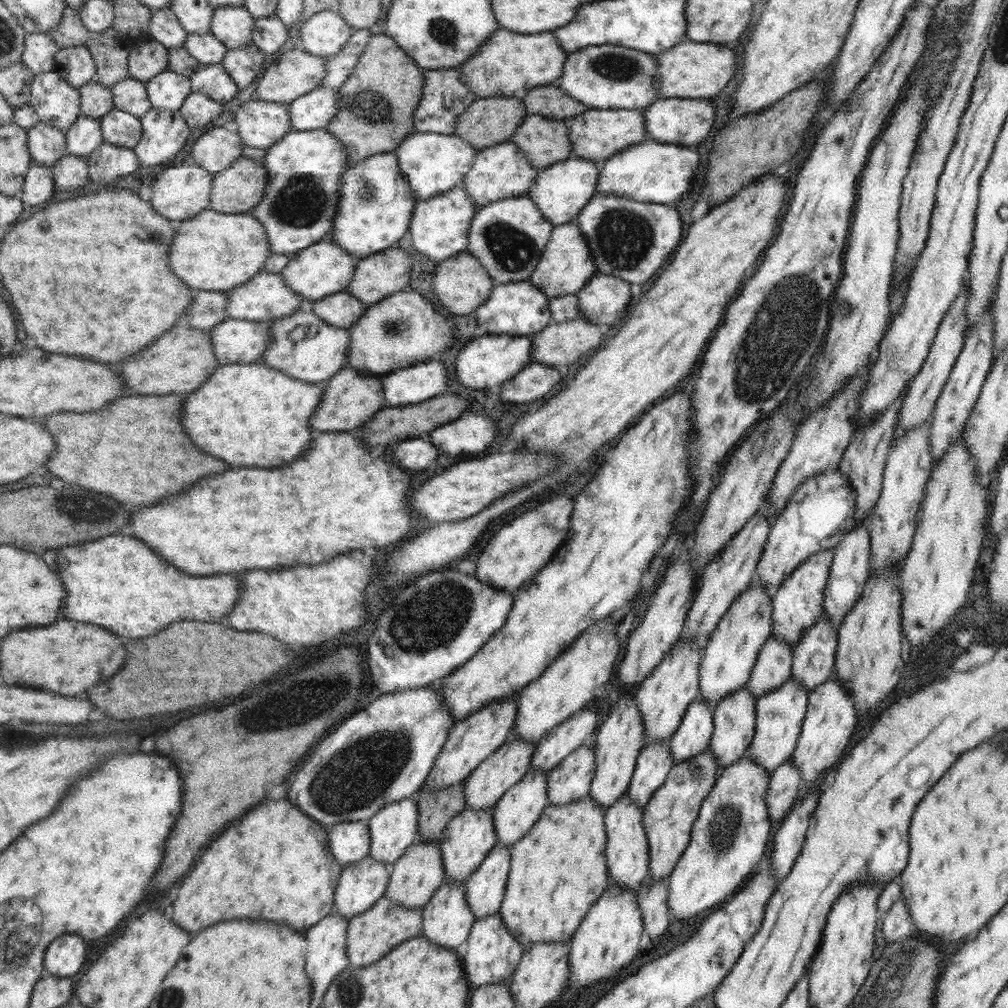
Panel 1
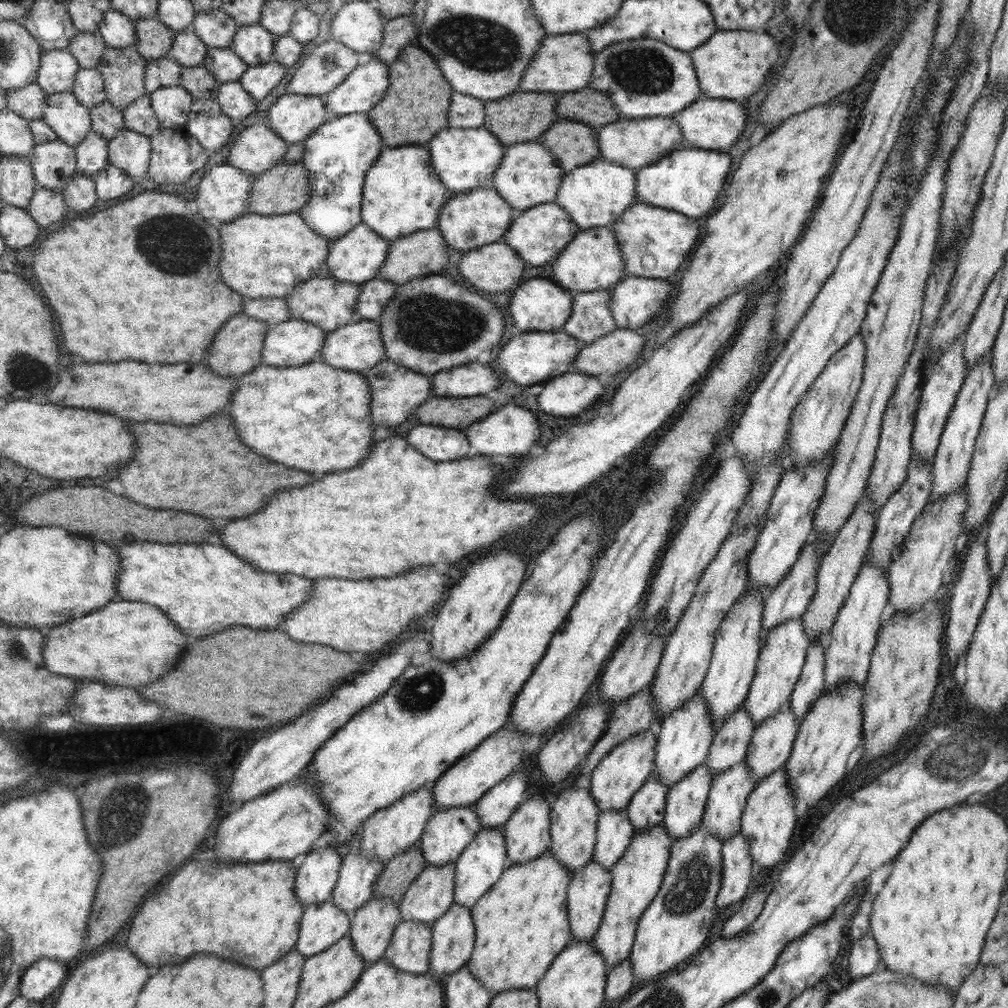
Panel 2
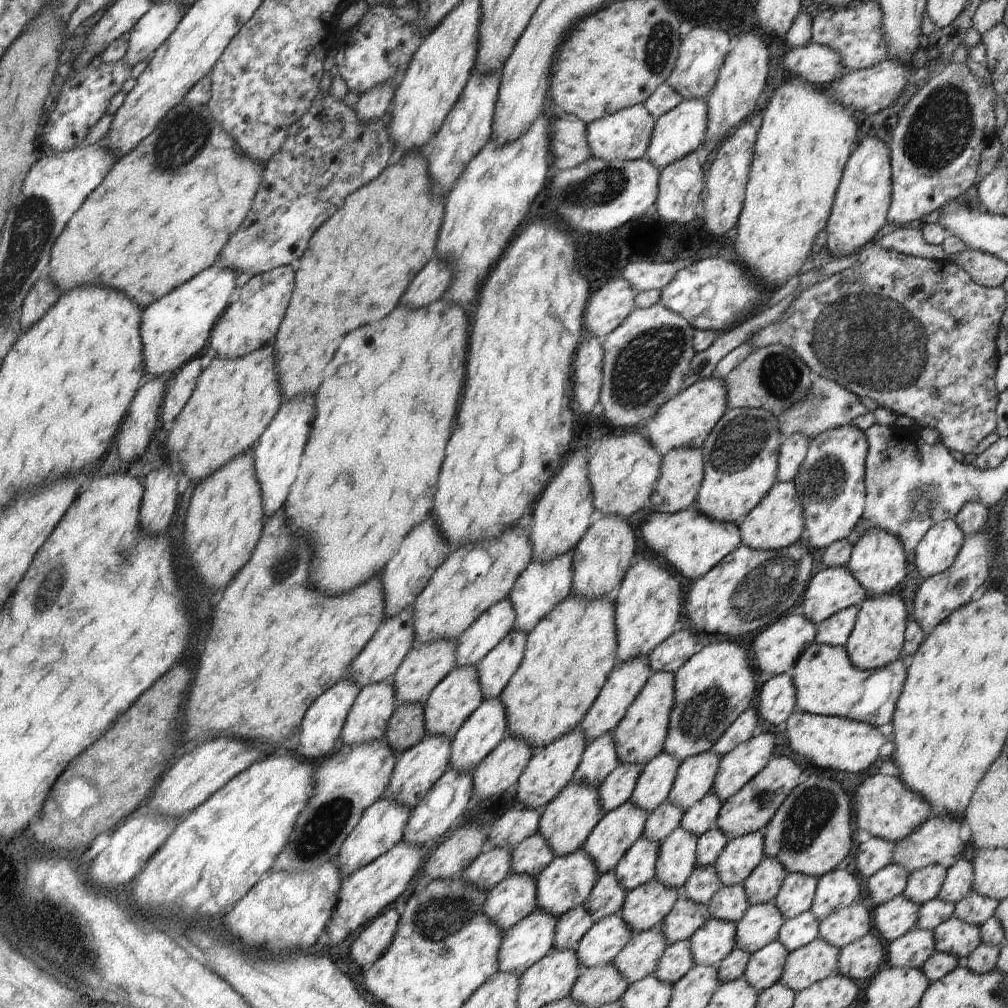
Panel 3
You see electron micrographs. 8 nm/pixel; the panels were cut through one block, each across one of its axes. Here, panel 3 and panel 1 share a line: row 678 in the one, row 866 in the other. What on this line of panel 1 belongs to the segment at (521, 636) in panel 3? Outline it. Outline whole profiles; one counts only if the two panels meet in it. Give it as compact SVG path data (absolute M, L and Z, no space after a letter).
M497 843L482 864L467 878L467 903L476 921L498 914L510 872L510 847Z

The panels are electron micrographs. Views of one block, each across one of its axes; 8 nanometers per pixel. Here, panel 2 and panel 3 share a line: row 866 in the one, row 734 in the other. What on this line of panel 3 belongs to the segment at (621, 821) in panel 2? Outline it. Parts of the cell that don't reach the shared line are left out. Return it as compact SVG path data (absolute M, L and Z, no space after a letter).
M611 732L588 742L571 783L595 787L601 785L619 763L615 748L615 740Z

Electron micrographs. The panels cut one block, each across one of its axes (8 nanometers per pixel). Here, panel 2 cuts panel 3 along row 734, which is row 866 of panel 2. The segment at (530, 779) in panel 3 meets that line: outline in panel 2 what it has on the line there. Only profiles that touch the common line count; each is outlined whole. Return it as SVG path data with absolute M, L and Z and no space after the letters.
M587 783L574 784L570 790L559 794L552 806L552 824L550 824L550 838L552 844L547 849L560 861L570 872L582 868L593 860L596 850L596 837L600 809L596 807L590 787Z

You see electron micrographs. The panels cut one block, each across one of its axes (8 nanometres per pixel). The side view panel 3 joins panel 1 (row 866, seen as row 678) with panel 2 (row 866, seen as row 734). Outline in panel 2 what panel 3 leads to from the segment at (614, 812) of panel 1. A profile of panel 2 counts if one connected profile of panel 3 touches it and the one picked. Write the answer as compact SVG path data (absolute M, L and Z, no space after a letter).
M590 861L582 868L572 872L567 888L567 911L570 918L571 938L593 940L596 931L602 924L604 909L611 891L612 875L601 864Z

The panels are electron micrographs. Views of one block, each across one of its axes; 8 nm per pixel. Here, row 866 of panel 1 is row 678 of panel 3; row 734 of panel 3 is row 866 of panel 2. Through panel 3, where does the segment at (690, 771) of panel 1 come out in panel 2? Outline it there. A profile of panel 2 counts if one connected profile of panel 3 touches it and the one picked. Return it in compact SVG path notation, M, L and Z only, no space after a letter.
M662 823L636 832L622 858L609 870L612 875L611 891L602 924L593 938L593 947L603 956L608 971L629 956L640 916L662 886L673 842Z

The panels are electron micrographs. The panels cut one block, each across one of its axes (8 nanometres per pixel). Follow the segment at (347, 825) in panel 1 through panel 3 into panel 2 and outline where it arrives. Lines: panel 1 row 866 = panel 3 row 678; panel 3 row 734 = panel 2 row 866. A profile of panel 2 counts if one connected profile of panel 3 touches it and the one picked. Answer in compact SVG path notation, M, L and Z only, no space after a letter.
M335 847L309 852L296 871L295 895L305 905L330 899L339 877L342 859Z

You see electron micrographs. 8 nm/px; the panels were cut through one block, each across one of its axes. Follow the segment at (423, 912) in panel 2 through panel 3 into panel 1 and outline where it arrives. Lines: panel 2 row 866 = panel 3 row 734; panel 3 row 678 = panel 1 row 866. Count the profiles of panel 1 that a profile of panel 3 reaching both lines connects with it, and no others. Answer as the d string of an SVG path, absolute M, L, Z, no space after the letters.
M465 809L448 822L440 840L445 881L467 880L498 843L492 810Z

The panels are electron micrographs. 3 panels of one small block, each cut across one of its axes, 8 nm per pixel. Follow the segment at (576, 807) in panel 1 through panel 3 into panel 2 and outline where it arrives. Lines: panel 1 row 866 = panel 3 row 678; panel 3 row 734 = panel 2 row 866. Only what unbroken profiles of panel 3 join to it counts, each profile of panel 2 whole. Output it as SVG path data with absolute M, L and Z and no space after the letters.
M546 850L540 857L508 866L472 906L475 926L474 948L467 967L493 994L517 988L535 988L552 961L571 941L570 918L567 911L567 888L572 872Z

